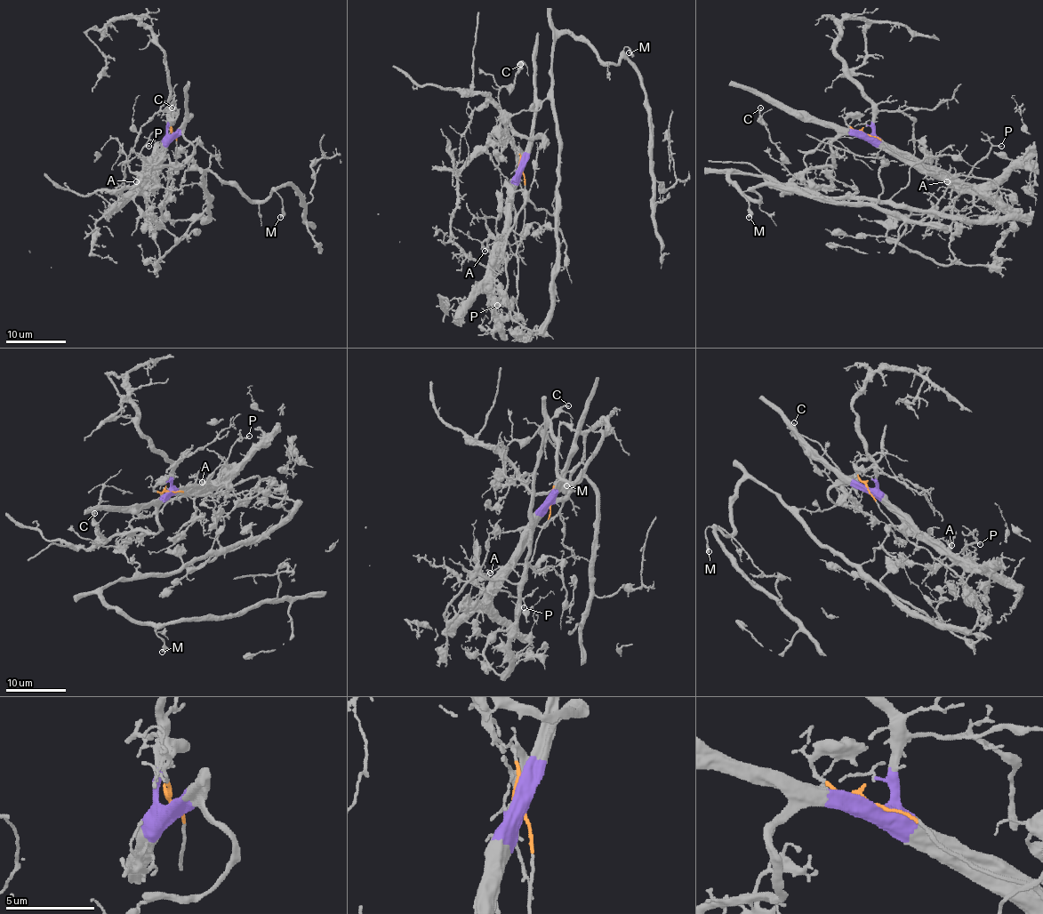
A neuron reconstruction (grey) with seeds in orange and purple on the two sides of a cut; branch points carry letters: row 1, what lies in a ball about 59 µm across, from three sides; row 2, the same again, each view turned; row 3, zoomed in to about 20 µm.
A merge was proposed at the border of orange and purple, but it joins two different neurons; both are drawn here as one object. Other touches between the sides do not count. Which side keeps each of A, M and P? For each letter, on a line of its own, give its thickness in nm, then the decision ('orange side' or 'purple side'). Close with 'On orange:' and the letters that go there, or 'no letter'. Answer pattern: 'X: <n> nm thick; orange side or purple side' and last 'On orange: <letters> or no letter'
A: 140 nm thick; purple side
M: 300 nm thick; orange side
P: 160 nm thick; purple side
On orange: M

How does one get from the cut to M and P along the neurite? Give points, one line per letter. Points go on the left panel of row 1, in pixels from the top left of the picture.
M: (172, 134), (166, 219), (209, 214), (210, 171), (255, 201), (274, 190), (280, 217)
P: (172, 134), (164, 145), (162, 156), (145, 180), (140, 173), (143, 164), (140, 152), (148, 147)

